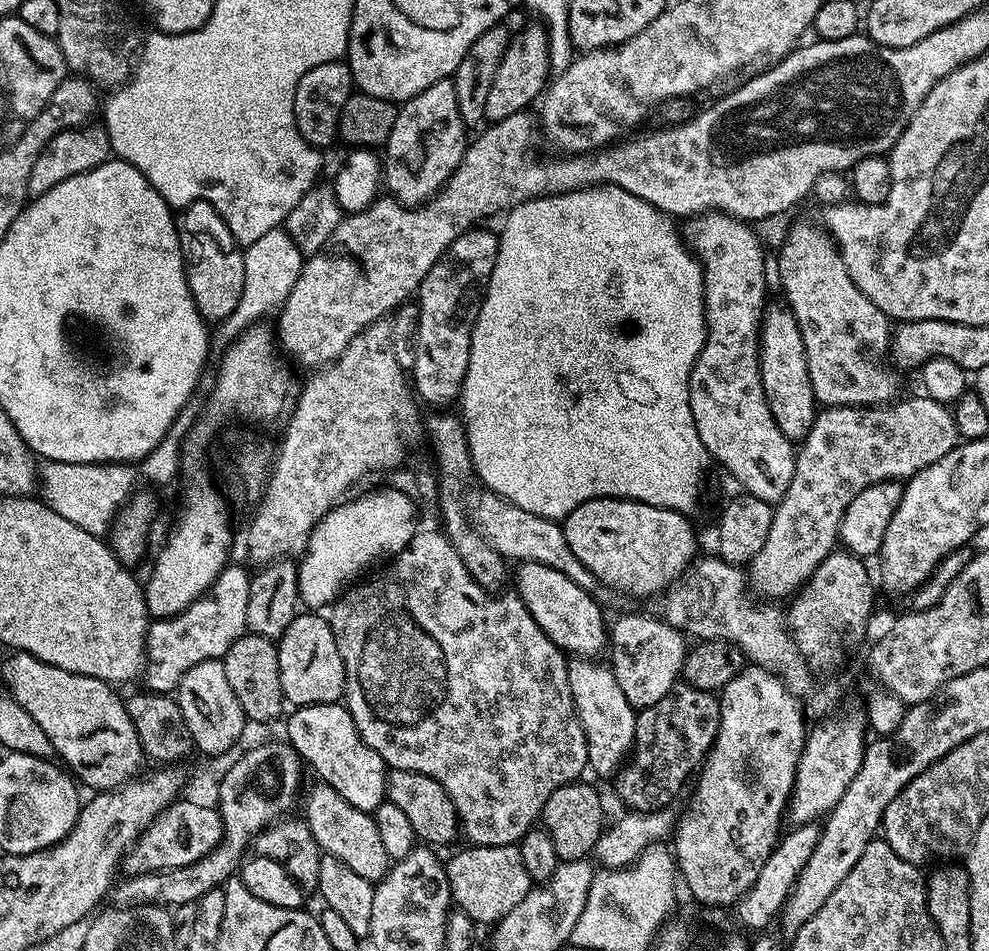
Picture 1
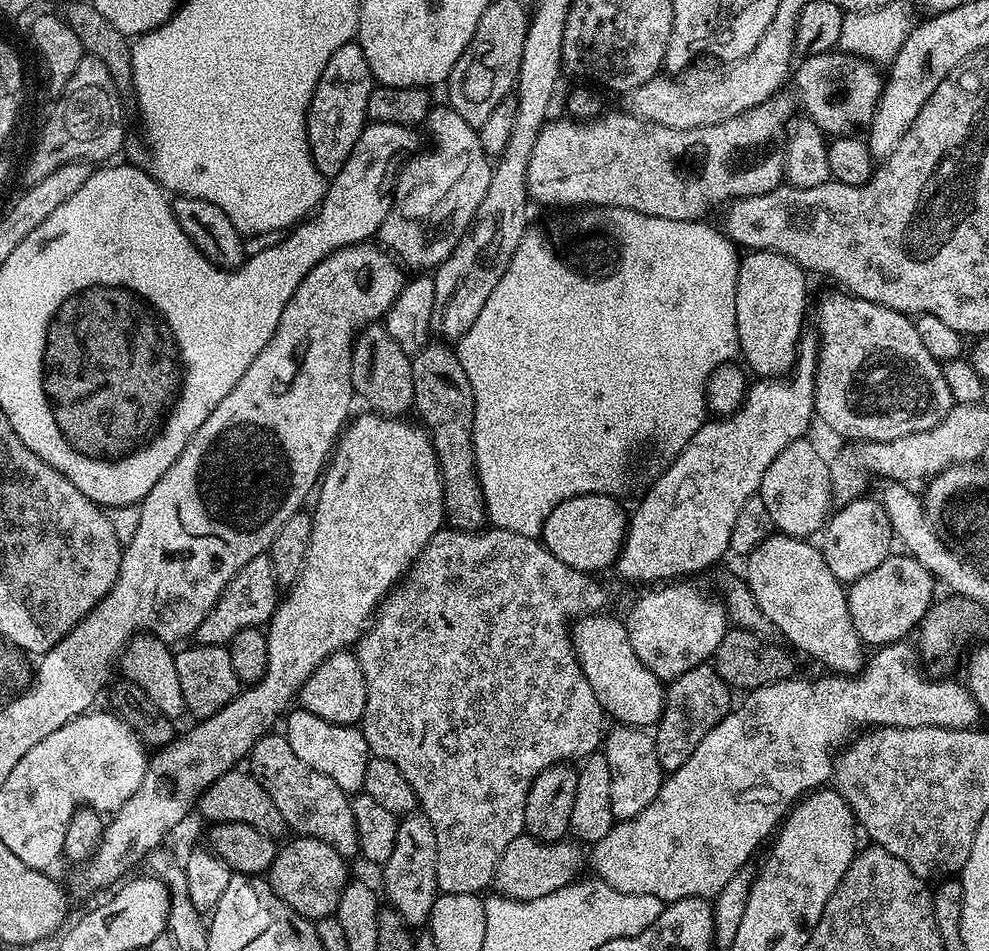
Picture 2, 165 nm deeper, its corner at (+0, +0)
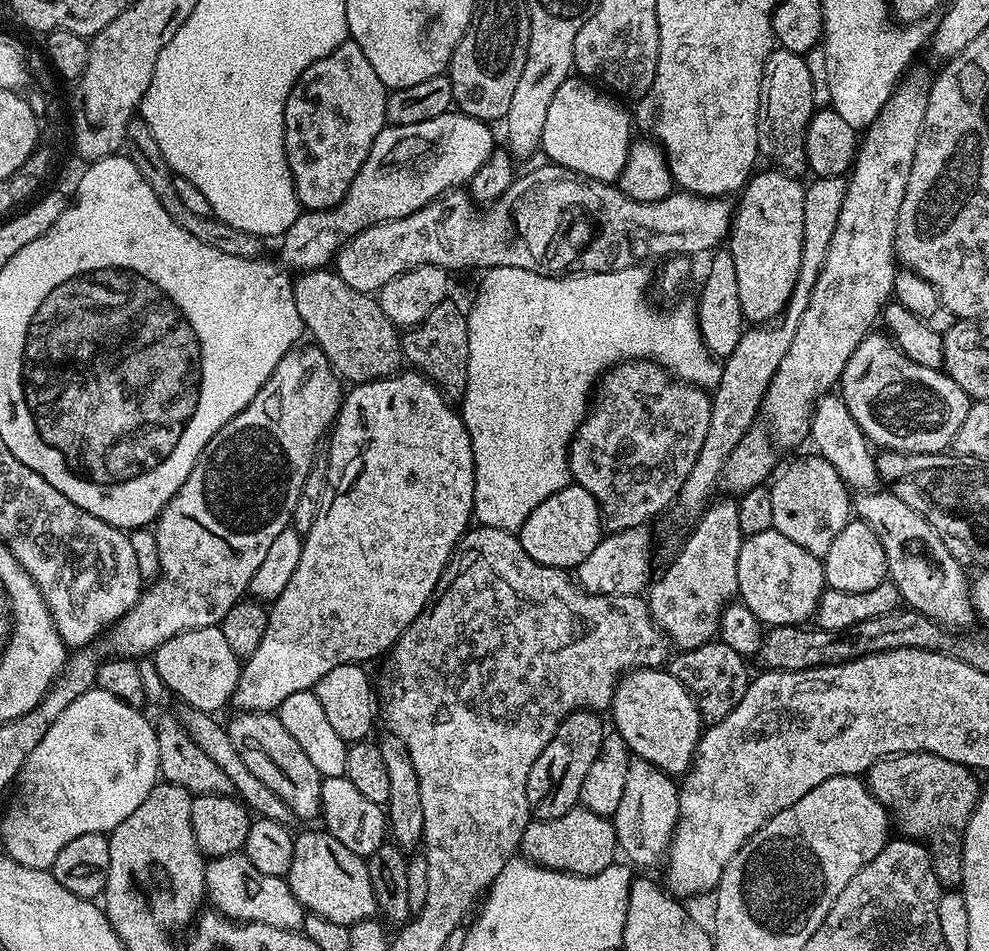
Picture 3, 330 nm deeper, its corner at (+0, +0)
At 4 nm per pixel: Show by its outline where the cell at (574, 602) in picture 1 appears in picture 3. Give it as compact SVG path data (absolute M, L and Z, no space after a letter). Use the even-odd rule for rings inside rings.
M633 668L624 673L616 684L611 727L626 742L633 757L650 762L673 778L683 777L696 757L696 747L702 735L700 706L696 699L660 668Z

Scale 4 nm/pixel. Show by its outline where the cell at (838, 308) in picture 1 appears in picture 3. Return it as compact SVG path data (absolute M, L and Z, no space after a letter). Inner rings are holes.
M869 334L862 342L858 342L858 350L850 354L850 362L846 362L846 370L842 370L838 395L846 402L846 410L854 414L854 422L858 422L860 429L877 449L906 453L943 453L958 434L958 426L966 422L970 407L969 396L964 393L962 386L958 386L958 382L944 375L941 369L910 362L910 358L902 354L891 335L876 335Z

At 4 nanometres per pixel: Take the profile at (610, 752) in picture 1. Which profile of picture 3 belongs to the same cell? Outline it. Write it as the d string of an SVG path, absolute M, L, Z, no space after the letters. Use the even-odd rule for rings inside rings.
M634 758L626 770L626 787L614 817L616 843L629 865L652 868L665 863L672 835L680 817L680 790L677 781L645 760Z

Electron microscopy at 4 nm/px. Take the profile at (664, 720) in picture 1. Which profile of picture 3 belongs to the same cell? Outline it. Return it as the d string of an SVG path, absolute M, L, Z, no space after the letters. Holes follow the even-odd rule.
M713 638L697 648L677 651L667 661L666 671L678 678L682 686L686 686L688 693L700 706L701 721L709 725L722 722L722 718L726 718L726 714L730 714L730 710L734 710L734 706L742 702L742 694L746 694L750 683L748 668L744 664L747 664L745 657L730 650L730 646L726 646L723 640Z

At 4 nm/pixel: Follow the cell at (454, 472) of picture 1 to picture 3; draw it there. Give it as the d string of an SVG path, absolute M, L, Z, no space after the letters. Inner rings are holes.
M449 298L438 302L422 322L415 324L401 335L401 350L403 359L420 375L432 381L445 397L463 397L468 377L468 363L470 362L470 342L468 341L468 318L465 309L459 308Z

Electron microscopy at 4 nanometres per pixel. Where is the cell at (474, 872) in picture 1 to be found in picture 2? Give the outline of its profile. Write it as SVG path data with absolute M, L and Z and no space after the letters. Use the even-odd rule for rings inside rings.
M525 834L514 838L514 842L510 842L510 846L506 846L496 867L494 888L499 895L505 896L507 900L546 898L546 894L560 892L568 884L573 883L579 877L576 875L579 874L583 864L585 867L586 852L579 843L565 838L547 844Z

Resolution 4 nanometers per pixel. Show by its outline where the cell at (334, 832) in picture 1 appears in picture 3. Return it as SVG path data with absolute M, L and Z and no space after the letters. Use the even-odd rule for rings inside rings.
M237 711L232 721L227 721L226 727L230 734L230 742L234 742L234 750L246 762L250 774L258 778L269 790L274 790L286 806L290 806L293 817L301 816L304 820L316 820L320 814L322 802L322 782L324 777L318 774L318 769L306 758L302 746L294 742L294 738L282 726L276 712L242 712Z

